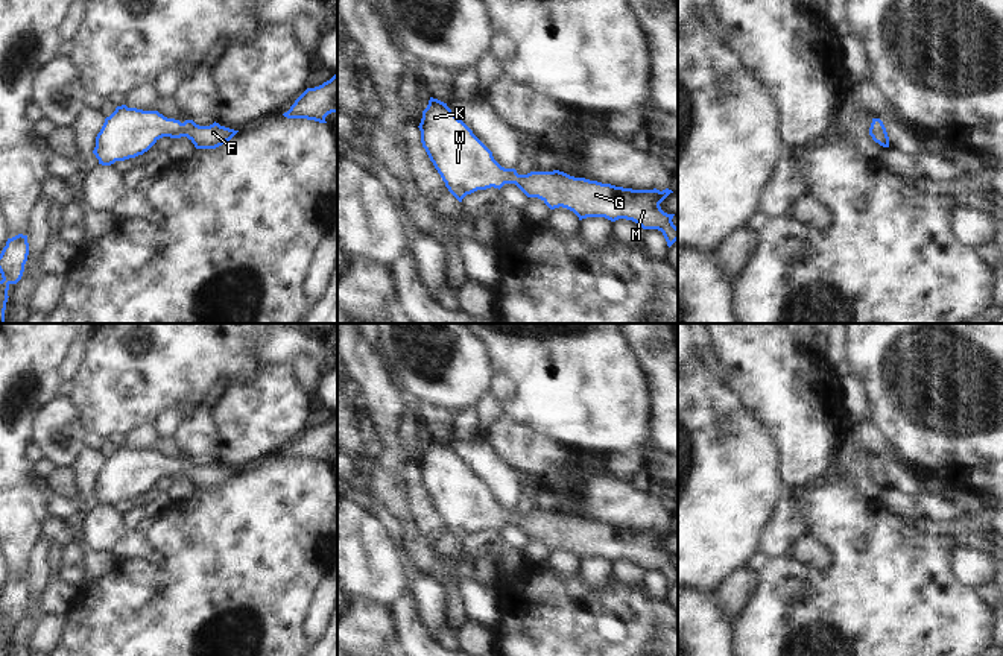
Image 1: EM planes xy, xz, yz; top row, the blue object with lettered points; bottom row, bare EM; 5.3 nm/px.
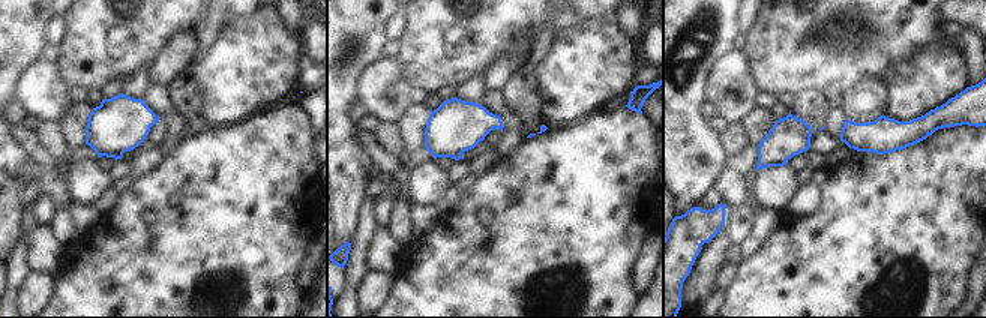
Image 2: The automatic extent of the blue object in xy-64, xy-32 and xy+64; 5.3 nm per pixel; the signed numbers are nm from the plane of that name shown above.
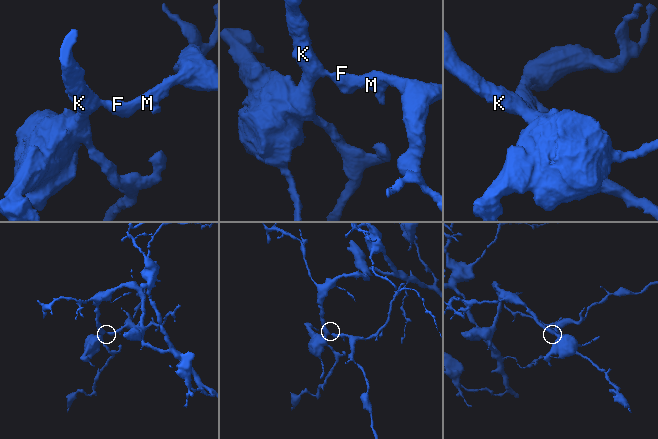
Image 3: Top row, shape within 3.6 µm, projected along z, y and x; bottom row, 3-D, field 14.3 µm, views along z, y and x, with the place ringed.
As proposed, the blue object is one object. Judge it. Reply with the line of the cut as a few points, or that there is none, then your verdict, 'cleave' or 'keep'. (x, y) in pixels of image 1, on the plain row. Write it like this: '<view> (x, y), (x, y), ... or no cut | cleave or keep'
no cut | keep

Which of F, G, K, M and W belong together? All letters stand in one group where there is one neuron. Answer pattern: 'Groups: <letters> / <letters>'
Groups: F G K M W.

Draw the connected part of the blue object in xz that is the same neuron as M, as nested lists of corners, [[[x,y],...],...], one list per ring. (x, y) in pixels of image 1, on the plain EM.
[[[430,437],[419,463],[421,483],[448,531],[459,541],[477,530],[515,524],[527,538],[541,539],[550,550],[567,548],[579,560],[605,557],[626,559],[643,569],[663,572],[670,588],[678,580],[678,568],[660,544],[673,533],[666,528],[632,530],[574,518],[564,512],[530,512],[518,515],[502,507],[492,492],[459,460],[447,443]]]

